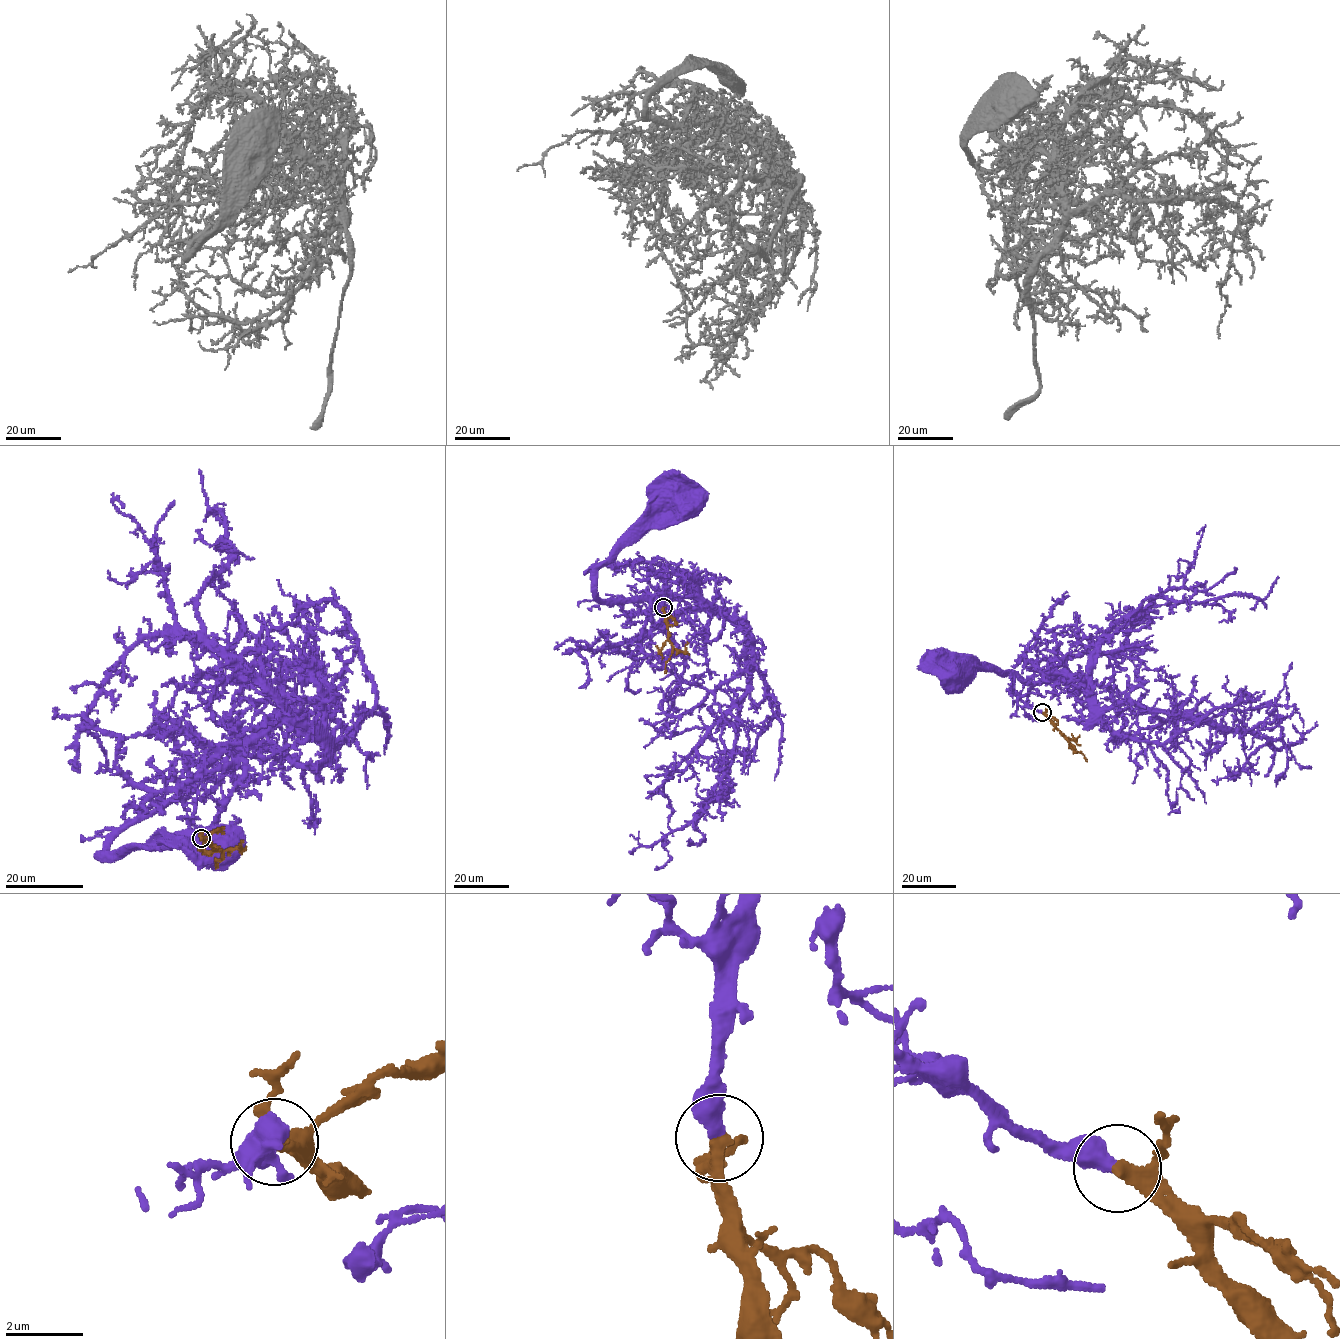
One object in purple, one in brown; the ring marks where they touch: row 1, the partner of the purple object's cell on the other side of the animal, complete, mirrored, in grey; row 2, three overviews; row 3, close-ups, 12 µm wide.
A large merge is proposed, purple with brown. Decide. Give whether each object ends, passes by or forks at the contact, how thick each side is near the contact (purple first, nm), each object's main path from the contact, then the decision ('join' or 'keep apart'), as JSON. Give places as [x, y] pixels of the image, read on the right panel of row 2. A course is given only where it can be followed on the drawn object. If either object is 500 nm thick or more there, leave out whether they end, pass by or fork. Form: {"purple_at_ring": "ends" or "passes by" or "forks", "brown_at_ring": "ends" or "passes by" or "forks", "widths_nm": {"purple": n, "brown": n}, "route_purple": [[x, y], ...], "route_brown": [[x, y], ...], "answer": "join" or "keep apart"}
{"widths_nm": {"purple": 550, "brown": 200}, "route_purple": [[1042, 713], [1017, 695], [1064, 669], [1050, 681], [1023, 683], [1013, 673], [963, 661], [948, 676]], "route_brown": [[1042, 713], [1065, 736], [1070, 747], [1082, 753], [1087, 761]], "answer": "join"}

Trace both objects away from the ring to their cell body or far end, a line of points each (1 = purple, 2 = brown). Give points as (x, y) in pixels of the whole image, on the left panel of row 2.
1: (201, 838), (243, 775), (244, 746), (214, 754), (154, 811), (125, 825), (103, 854), (182, 837), (222, 844)
2: (201, 838), (222, 852), (221, 859), (214, 860), (216, 867)

